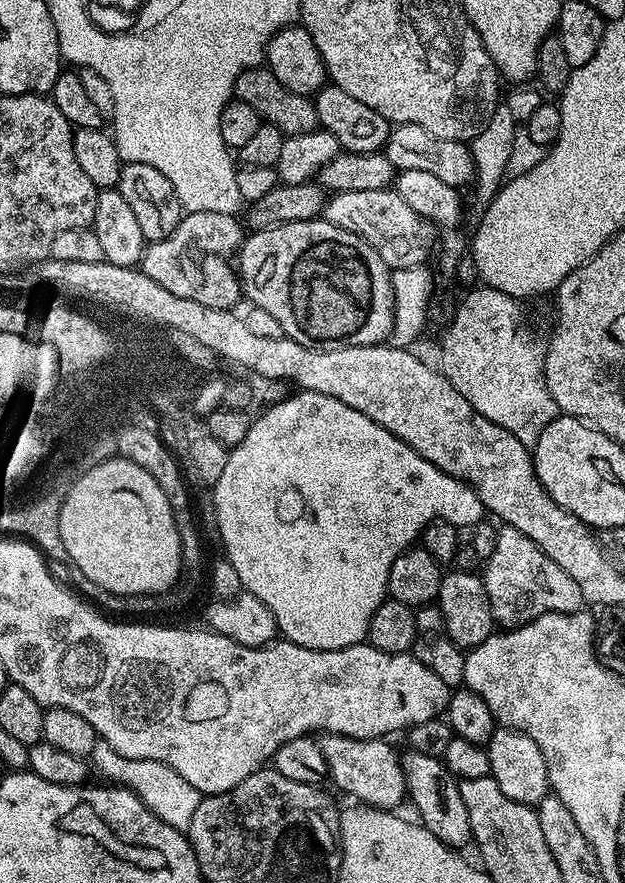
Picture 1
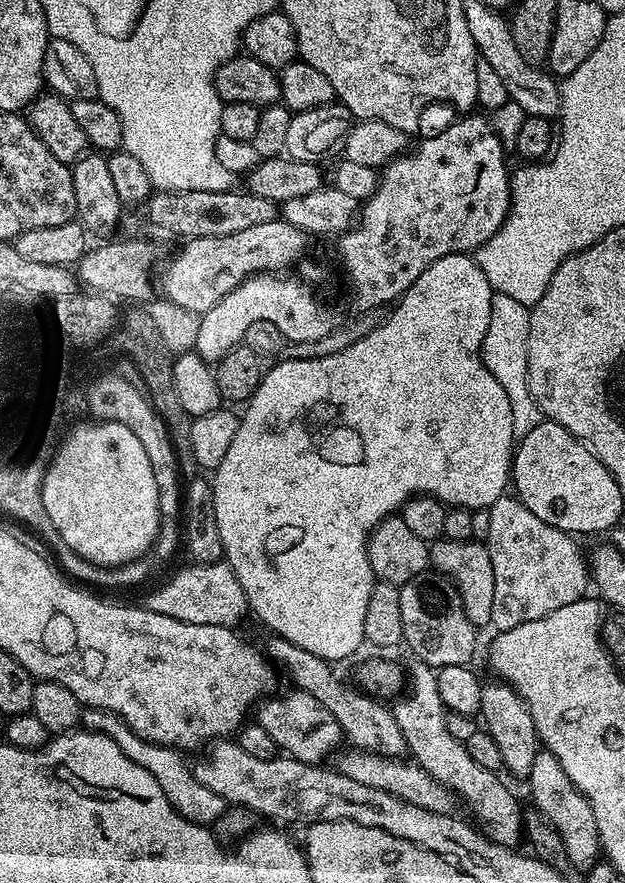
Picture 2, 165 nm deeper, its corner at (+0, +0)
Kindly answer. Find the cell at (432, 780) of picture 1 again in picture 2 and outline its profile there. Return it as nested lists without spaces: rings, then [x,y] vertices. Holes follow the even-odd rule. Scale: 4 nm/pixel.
[[[273,635],[271,639],[268,648],[266,647],[268,658],[284,666],[289,678],[296,683],[293,685],[299,691],[310,694],[318,704],[330,710],[330,714],[334,714],[341,733],[346,735],[347,743],[349,740],[353,749],[397,758],[407,753],[408,743],[402,736],[402,729],[398,727],[398,722],[392,716],[392,709],[387,703],[381,702],[375,695],[359,687],[351,688],[346,681],[339,680],[332,669],[335,667],[329,661],[318,658],[318,654],[310,654],[310,650],[302,650],[302,646],[294,646],[294,642],[283,640],[281,636]]]

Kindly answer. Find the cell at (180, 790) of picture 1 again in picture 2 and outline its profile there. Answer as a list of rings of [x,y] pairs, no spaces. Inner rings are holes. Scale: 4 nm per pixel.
[[[84,708],[80,714],[80,724],[89,732],[101,732],[106,734],[106,738],[111,740],[122,749],[122,754],[130,758],[130,762],[142,766],[149,774],[154,774],[154,782],[162,786],[162,794],[174,806],[174,810],[185,820],[192,820],[196,824],[212,826],[217,823],[222,812],[222,804],[219,799],[213,797],[212,792],[198,778],[194,778],[191,767],[180,758],[181,753],[174,748],[167,748],[165,744],[150,744],[147,740],[138,738],[122,718],[118,718],[114,713],[107,712],[101,708]]]

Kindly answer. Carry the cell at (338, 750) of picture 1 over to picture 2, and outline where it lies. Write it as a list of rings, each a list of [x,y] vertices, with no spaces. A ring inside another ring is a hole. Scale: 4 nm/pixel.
[[[299,690],[291,691],[284,693],[281,691],[279,694],[261,699],[254,708],[255,723],[260,724],[262,730],[270,734],[270,738],[274,738],[277,749],[281,753],[287,754],[293,760],[323,765],[327,761],[324,759],[328,755],[331,757],[341,747],[339,744],[340,740],[342,744],[342,733],[338,722],[334,714],[330,714],[330,710],[318,704],[310,694]]]

